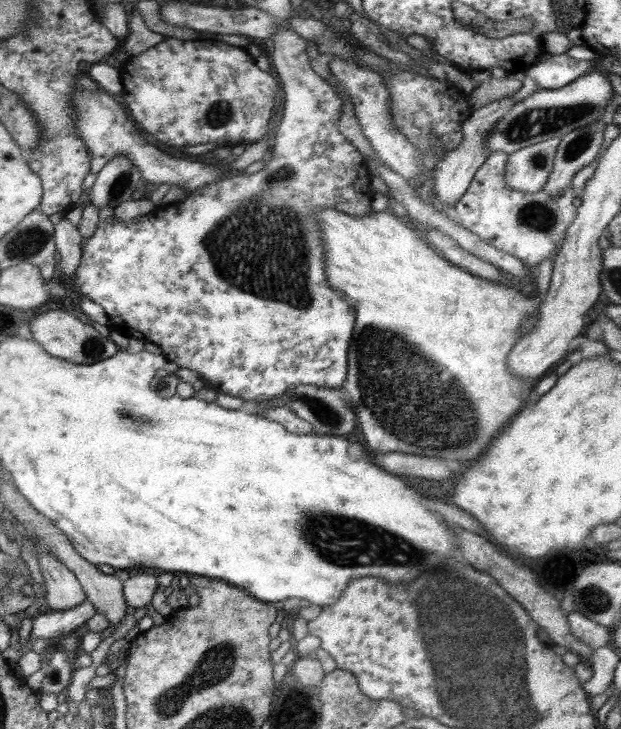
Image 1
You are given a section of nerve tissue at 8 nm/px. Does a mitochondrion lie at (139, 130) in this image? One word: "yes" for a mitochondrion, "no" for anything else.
no

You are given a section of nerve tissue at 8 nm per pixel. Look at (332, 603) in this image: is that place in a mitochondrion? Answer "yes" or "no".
no

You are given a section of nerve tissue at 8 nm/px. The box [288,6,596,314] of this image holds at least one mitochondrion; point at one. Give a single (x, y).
(536, 215)

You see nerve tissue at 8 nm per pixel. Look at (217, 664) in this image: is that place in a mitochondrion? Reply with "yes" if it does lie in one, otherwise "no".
yes

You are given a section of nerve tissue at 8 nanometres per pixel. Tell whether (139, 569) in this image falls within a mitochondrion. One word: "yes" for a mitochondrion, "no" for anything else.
no

